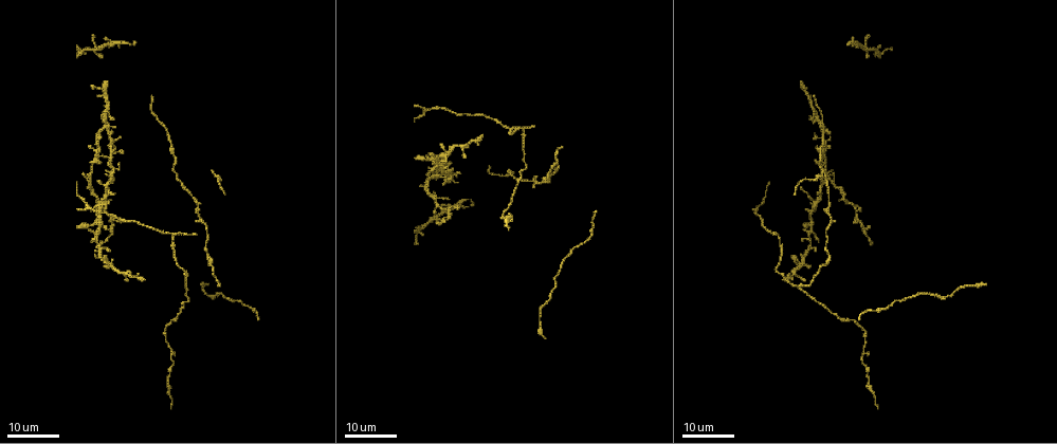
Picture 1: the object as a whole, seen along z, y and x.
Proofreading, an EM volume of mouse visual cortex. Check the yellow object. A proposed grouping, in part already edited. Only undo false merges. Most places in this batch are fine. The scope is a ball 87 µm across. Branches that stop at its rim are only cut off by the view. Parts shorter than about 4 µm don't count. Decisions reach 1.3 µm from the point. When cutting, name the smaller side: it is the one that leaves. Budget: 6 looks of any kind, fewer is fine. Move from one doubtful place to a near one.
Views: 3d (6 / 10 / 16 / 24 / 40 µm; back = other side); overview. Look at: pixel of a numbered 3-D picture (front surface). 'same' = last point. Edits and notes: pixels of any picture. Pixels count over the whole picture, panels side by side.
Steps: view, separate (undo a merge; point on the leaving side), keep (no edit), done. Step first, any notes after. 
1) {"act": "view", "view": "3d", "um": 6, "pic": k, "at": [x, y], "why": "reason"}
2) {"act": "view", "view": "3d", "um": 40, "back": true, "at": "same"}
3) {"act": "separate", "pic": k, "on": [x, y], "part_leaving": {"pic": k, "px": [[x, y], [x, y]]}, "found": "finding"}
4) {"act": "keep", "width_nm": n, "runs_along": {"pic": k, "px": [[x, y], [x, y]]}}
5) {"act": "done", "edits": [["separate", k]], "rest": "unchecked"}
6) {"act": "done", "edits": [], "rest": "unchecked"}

{"act": "view", "view": "3d", "um": 24, "pic": 1, "at": [823, 174], "why": "narrows sharply"}

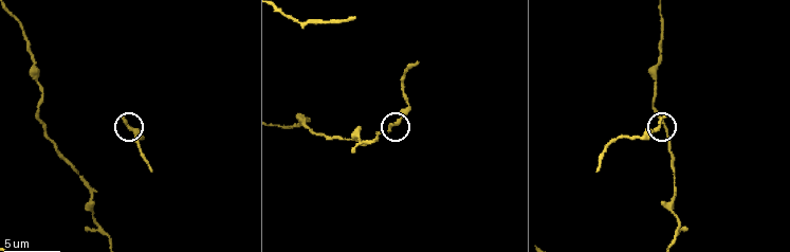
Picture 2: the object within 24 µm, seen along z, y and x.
{"act": "view", "view": "3d", "um": 6, "pic": 2, "at": [399, 123]}

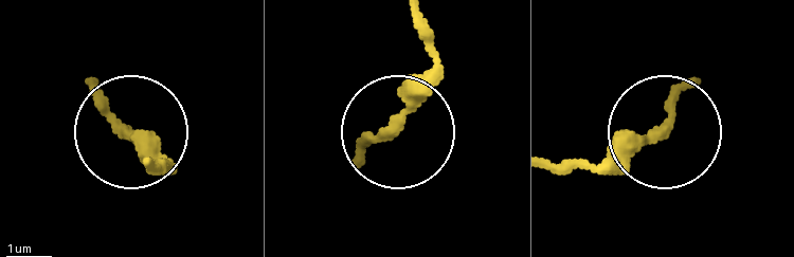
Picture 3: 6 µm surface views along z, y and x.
{"act": "keep", "found": "one neuron here"}

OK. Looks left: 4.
{"act": "view", "view": "3d", "um": 16, "pic": 1, "at": [89, 183], "why": "two arms in line, one across"}

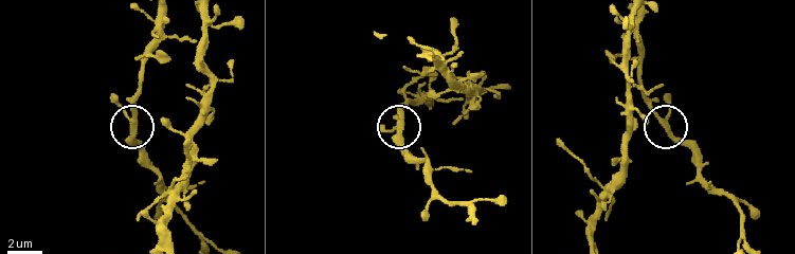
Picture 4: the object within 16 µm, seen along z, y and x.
{"act": "view", "view": "3d", "um": 6, "pic": 4, "at": [402, 124], "why": "closer look"}

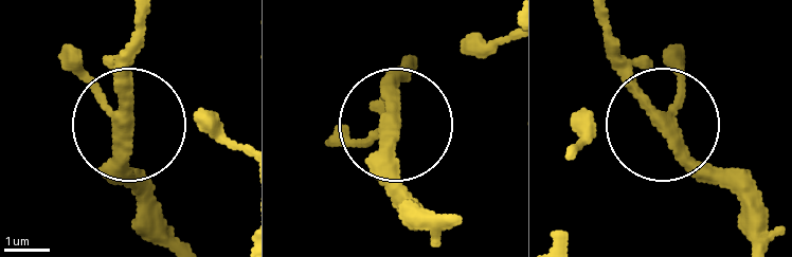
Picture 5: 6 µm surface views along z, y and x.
{"act": "keep", "runs_along": {"pic": 5, "px": [[146, 19], [123, 167], [146, 232]]}, "found": "continuous, no second neuron"}

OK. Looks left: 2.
{"act": "view", "view": "3d", "um": 16, "pic": 1, "at": [106, 126], "why": "four or more arms meet"}

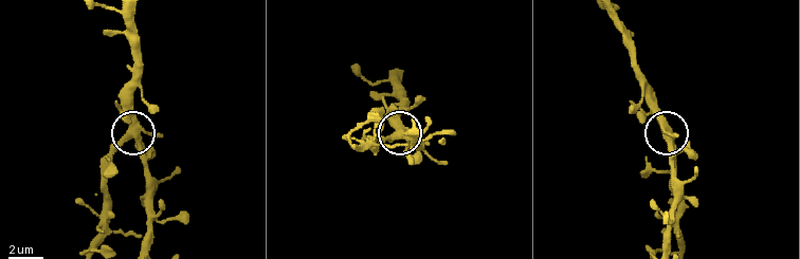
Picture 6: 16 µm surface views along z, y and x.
{"act": "view", "view": "3d", "um": 10, "pic": 6, "at": [130, 136]}

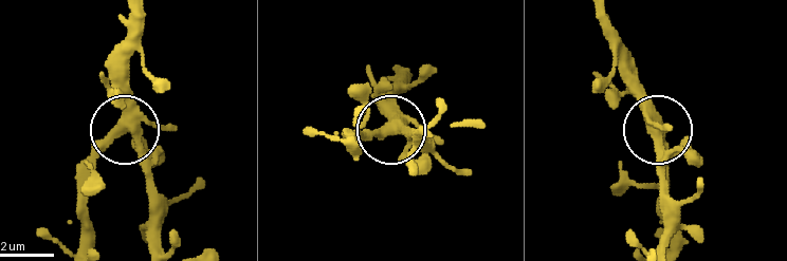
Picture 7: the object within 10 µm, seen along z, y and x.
{"act": "keep", "width_nm": 390, "found": "one neuron here"}

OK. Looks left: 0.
{"act": "done", "edits": [], "rest": "unchecked"}

